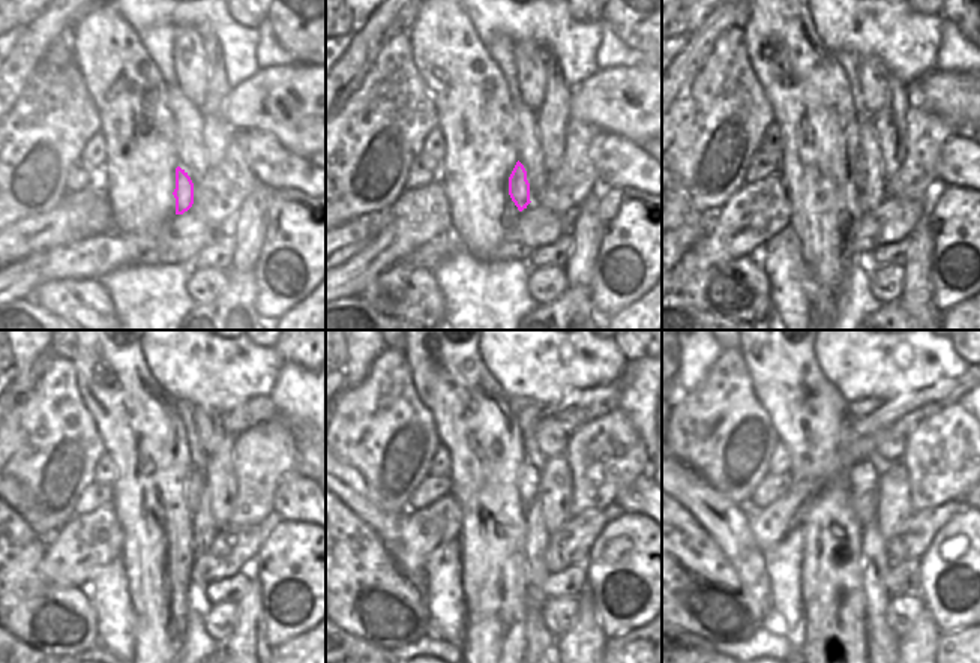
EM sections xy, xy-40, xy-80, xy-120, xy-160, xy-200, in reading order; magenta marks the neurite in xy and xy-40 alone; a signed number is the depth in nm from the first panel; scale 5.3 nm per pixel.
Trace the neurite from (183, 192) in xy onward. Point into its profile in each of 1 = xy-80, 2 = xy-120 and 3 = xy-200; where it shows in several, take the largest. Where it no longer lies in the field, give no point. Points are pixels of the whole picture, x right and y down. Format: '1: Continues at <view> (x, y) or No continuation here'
1: Continues at xy-80 (859, 161)
2: Continues at xy-120 (195, 479)
3: Continues at xy-200 (862, 476)

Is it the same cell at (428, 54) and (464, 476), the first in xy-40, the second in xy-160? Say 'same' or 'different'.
same

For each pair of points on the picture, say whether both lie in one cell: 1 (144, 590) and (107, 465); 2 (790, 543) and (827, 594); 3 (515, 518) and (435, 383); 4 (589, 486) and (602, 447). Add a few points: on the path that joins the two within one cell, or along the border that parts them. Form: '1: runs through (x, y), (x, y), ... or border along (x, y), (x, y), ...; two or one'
1: border along (104, 450), (114, 465), (113, 483); two
2: border along (800, 525), (802, 596); two
3: runs through (485, 485), (485, 443), (459, 416); one
4: runs through (598, 477), (602, 456); one

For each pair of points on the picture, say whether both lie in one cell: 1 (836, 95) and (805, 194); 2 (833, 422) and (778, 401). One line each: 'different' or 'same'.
1: same
2: same

